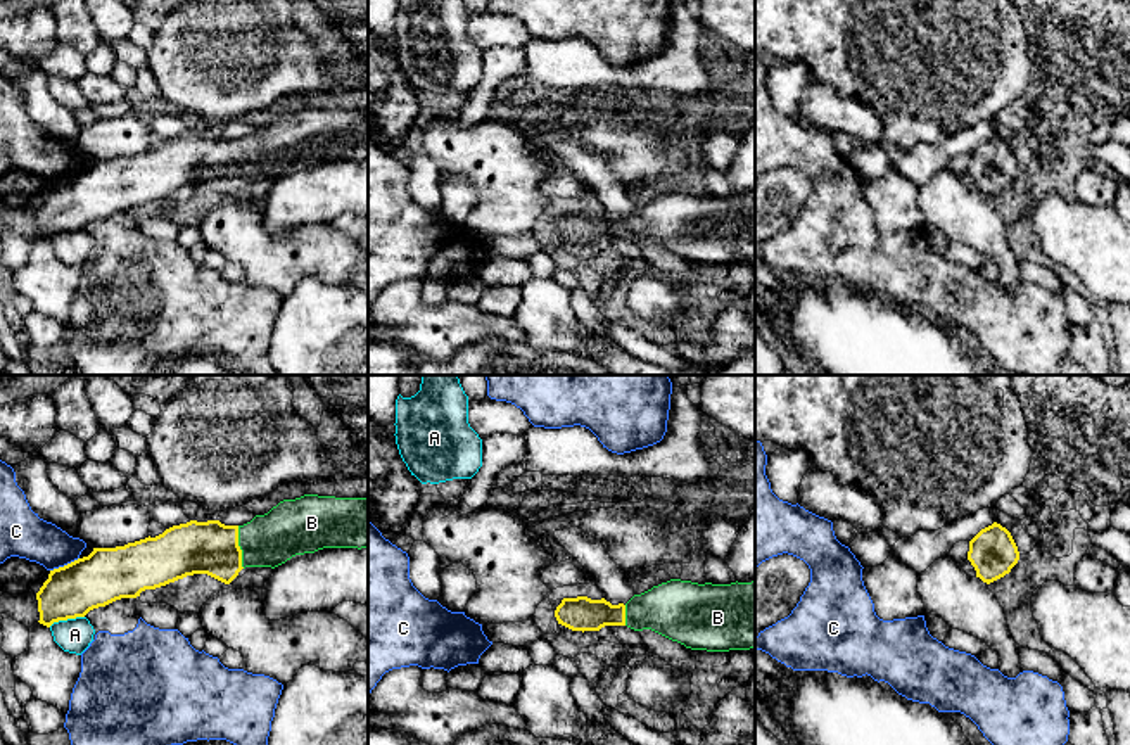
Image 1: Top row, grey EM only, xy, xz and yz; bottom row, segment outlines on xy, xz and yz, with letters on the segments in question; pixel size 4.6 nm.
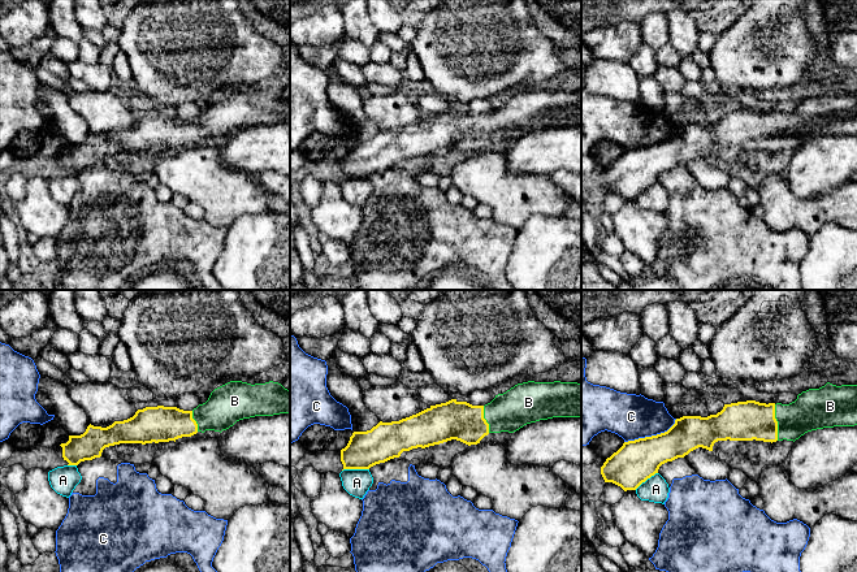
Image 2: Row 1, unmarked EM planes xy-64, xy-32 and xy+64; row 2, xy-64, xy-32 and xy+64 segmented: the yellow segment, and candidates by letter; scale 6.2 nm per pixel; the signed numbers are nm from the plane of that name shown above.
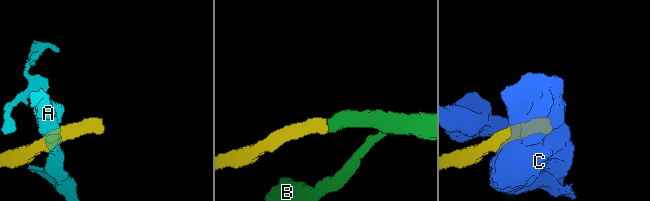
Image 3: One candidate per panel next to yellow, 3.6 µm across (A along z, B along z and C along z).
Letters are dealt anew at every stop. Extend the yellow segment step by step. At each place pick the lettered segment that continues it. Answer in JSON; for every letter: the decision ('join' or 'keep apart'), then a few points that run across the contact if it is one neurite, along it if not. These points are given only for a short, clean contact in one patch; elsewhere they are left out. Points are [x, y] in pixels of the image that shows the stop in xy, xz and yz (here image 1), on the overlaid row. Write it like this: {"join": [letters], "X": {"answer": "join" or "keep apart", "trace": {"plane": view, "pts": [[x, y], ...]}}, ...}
{"join": ["B"], "A": {"answer": "keep apart", "trace": {"plane": "xy", "pts": [[83, 616], [59, 619], [49, 626]]}}, "B": {"answer": "join", "trace": {"plane": "xy", "pts": [[211, 548], [239, 547], [272, 540], [287, 529]]}}, "C": {"answer": "keep apart"}}

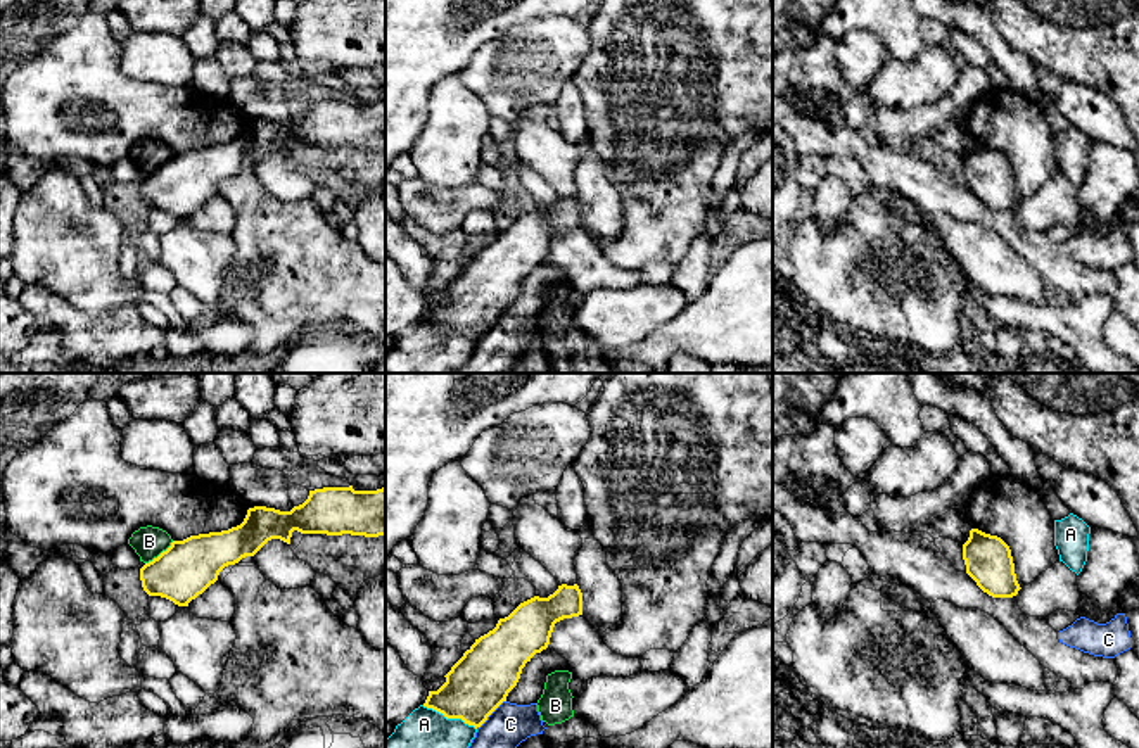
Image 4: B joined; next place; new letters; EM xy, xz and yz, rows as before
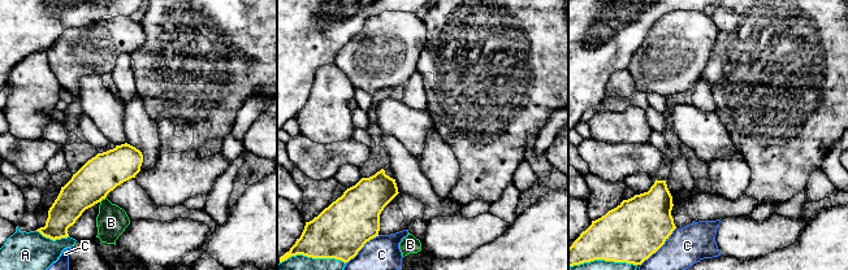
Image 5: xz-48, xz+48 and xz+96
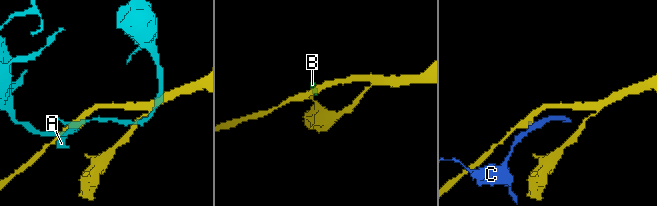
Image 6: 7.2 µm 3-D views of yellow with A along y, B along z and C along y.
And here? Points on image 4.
{"join": [], "A": {"answer": "keep apart"}, "B": {"answer": "keep apart", "trace": {"plane": "xy", "pts": [[173, 541], [146, 564]]}}, "C": {"answer": "keep apart", "trace": {"plane": "xz", "pts": [[505, 700], [476, 728]]}}}

